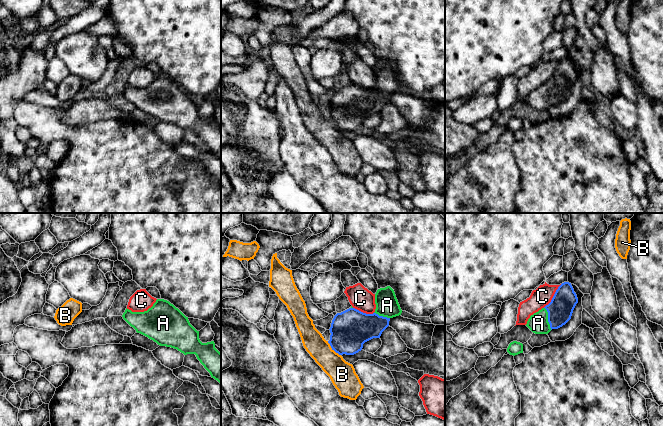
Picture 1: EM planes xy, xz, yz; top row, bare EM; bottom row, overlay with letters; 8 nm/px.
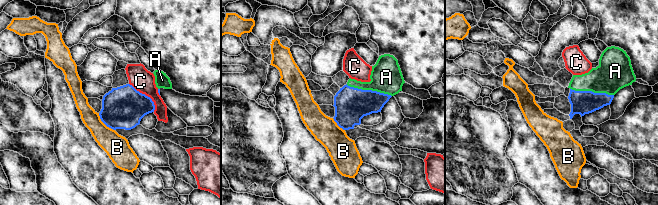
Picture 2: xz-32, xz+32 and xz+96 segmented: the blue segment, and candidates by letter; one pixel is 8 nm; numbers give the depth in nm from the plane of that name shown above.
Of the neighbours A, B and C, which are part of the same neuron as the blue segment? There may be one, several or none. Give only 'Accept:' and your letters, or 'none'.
Accept: A

